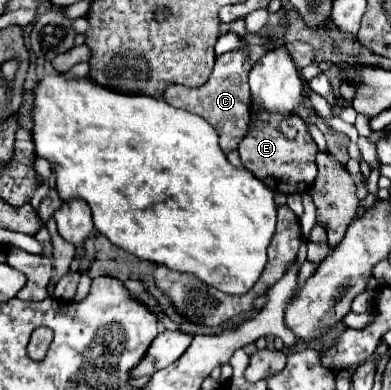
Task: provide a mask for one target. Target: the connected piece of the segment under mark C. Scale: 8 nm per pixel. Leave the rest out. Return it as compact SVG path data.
M243 46L237 50L231 50L215 60L215 68L209 76L209 82L195 90L187 90L183 86L169 86L163 94L163 100L173 106L187 110L191 114L197 114L205 118L219 134L219 144L223 152L235 150L241 142L241 138L249 130L249 118L251 118L251 96L249 96L249 84L247 76L251 66L265 54L267 50L263 46Z

